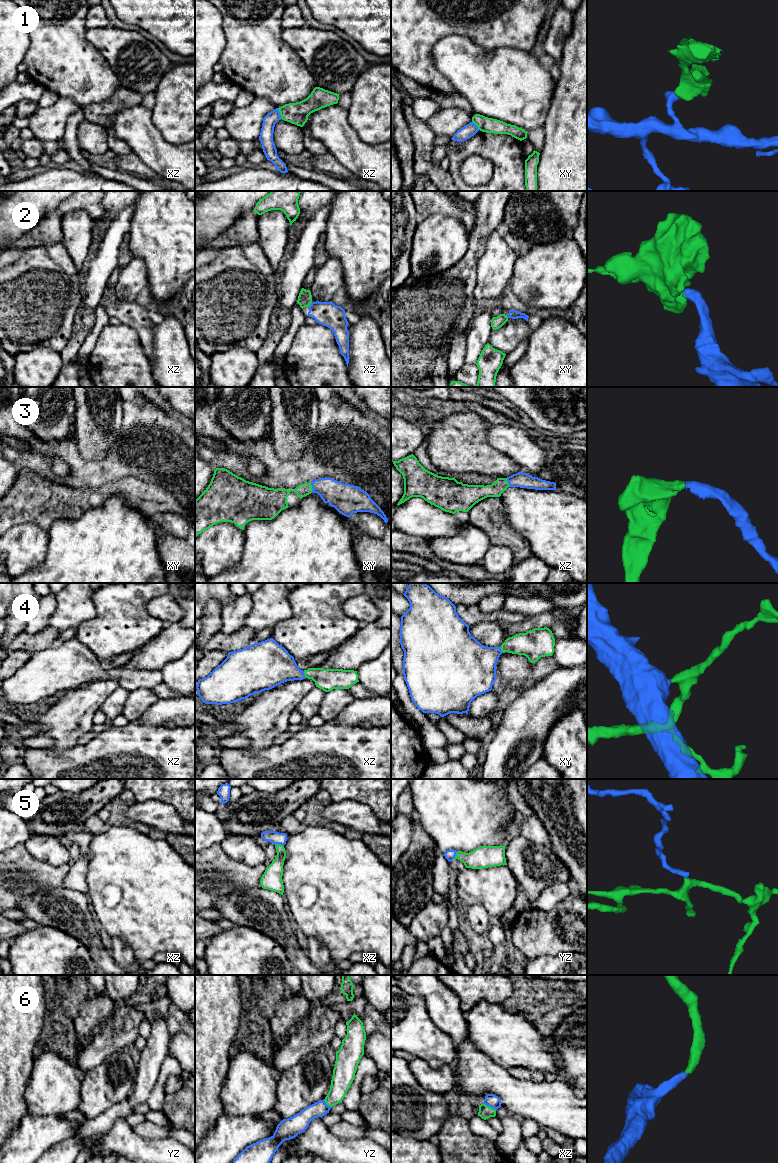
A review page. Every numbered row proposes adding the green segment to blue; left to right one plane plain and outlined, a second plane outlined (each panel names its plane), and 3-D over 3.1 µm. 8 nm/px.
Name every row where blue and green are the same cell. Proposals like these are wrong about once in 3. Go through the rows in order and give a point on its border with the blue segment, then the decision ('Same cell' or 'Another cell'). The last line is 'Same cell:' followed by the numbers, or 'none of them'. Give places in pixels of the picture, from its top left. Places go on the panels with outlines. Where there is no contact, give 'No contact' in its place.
1: Touches blue at xz (279, 113). Another cell
2: Touches blue at xz (310, 304). Same cell
3: Touches blue at xy (312, 487). Same cell
4: Touches blue at xz (303, 674). Same cell
5: Touches blue at xz (279, 843). Same cell
6: Touches blue at xz (489, 1106). Same cell
Same cell: 2, 3, 4, 5, 6

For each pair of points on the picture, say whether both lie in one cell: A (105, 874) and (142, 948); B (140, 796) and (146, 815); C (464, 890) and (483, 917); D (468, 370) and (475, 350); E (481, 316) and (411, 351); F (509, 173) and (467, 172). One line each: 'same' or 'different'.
A: same
B: different
C: different
D: different
E: different
F: different

